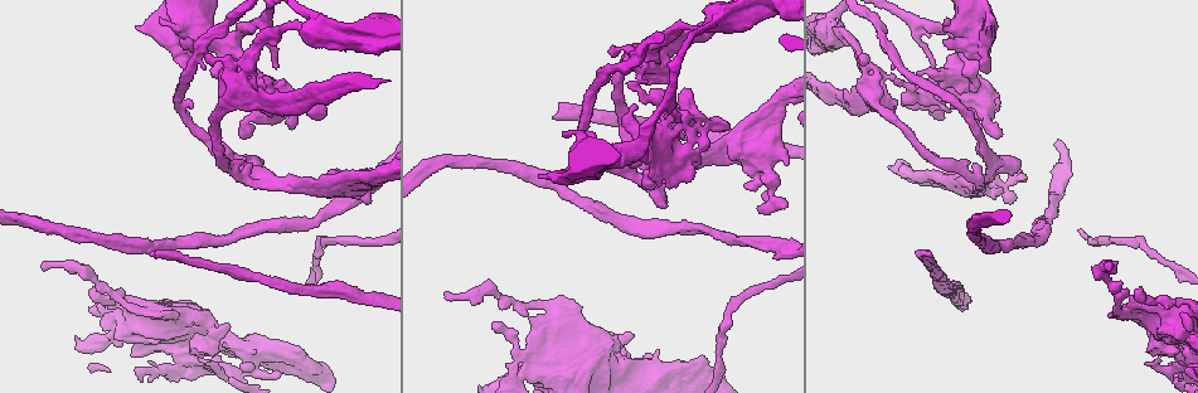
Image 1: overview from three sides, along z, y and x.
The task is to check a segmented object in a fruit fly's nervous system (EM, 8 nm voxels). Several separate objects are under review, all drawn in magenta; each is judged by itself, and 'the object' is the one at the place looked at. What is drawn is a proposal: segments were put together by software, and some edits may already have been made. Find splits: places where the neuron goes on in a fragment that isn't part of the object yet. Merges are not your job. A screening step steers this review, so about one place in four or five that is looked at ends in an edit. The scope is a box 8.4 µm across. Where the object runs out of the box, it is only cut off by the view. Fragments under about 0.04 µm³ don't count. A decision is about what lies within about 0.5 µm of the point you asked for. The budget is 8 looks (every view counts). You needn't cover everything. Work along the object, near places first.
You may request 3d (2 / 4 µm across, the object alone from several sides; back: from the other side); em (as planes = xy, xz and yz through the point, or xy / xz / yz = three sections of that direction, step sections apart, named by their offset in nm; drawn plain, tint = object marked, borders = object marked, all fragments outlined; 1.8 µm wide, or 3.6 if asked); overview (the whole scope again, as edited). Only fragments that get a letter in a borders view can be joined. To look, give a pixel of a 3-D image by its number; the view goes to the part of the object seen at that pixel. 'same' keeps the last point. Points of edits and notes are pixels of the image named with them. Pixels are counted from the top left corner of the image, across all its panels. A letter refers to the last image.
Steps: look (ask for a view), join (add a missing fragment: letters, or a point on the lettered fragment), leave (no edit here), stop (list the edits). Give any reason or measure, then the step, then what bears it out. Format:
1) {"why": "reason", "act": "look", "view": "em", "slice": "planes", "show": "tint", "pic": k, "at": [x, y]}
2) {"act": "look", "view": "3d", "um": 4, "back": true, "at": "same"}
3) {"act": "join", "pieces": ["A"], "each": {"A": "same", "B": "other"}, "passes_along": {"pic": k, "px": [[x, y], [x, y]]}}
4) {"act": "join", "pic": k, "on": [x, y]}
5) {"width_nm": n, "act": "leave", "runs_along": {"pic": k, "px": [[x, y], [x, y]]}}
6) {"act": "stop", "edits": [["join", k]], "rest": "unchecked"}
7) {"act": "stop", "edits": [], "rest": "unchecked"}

{"why": "abrupt turn", "act": "look", "view": "3d", "um": 4, "pic": 1, "at": [642, 64]}

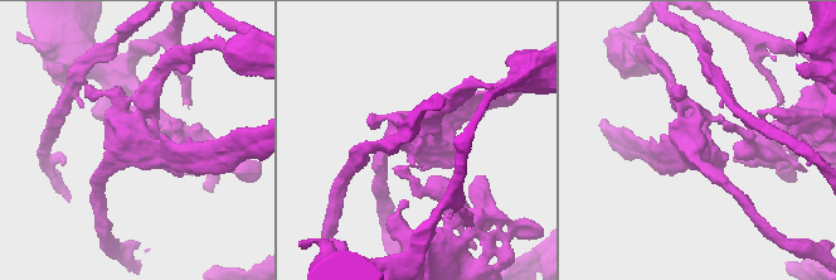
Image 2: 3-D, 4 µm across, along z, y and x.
{"act": "look", "view": "em", "slice": "planes", "show": "borders", "pic": 2, "at": [417, 137]}

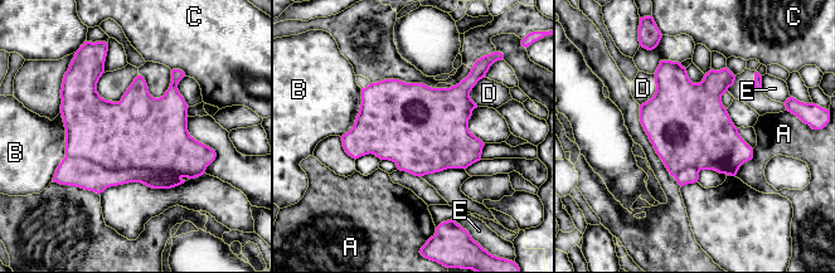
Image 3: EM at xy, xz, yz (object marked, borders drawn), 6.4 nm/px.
{"act": "leave", "each": {"A": "other", "B": "other", "C": "other", "D": "other", "E": "other"}, "border": {"pic": 3, "px": [[753, 149], [753, 156], [734, 175]]}, "found": "none of them fits"}

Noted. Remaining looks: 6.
{"why": "a fork", "act": "look", "view": "3d", "um": 2, "pic": 1, "at": [645, 165]}

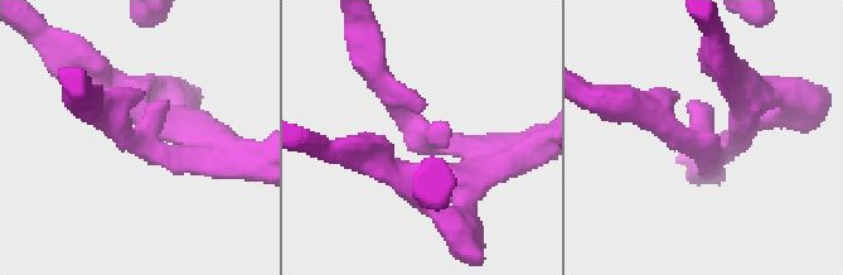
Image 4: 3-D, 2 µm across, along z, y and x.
{"why": "shape alone is not enough", "act": "look", "view": "em", "slice": "planes", "show": "borders", "pic": 4, "at": [144, 137]}

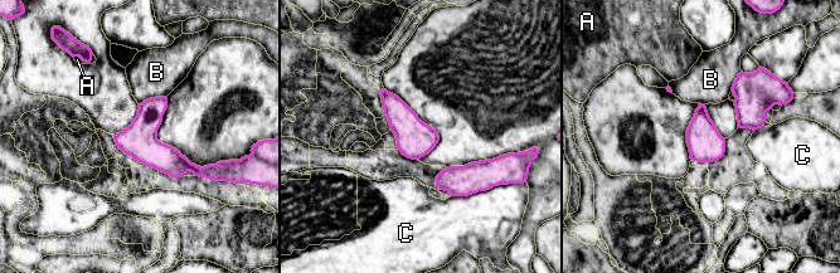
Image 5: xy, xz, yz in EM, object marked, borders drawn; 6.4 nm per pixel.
{"act": "leave", "each": {"A": "other", "B": "other", "C": "other"}, "found": "none of them fits"}

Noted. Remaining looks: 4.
{"why": "branch stops here", "act": "look", "view": "em", "slice": "xz", "step": 4, "show": "borders", "pic": 1, "at": [931, 252]}

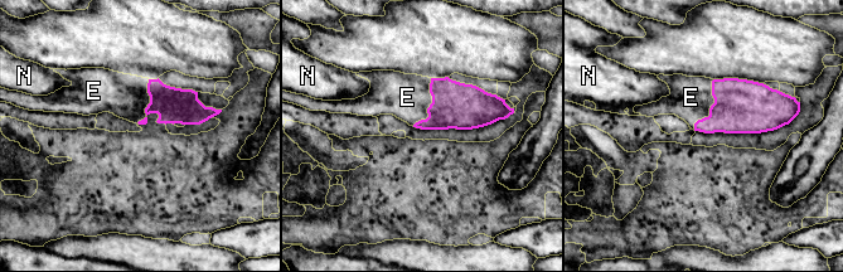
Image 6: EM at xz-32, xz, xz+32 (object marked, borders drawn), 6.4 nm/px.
{"act": "join", "pieces": ["E"], "each": {"E": "same", "N": "other"}, "passes_along": {"pic": 6, "px": [[741, 106], [711, 107], [691, 97]]}, "found": "the neuron continues"}

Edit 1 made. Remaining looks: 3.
{"act": "stop", "edits": [["join", 6]], "rest": "unchecked"}

